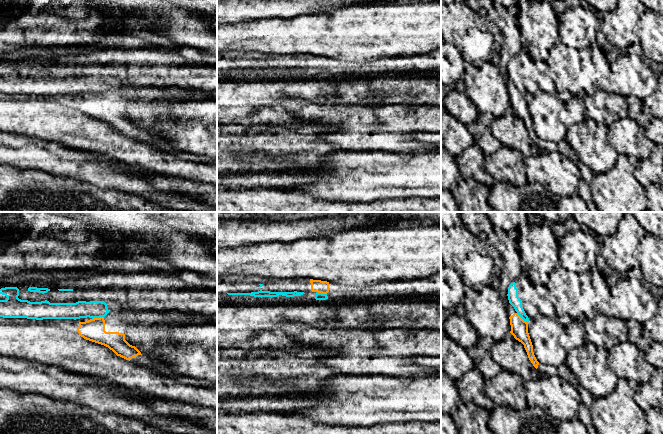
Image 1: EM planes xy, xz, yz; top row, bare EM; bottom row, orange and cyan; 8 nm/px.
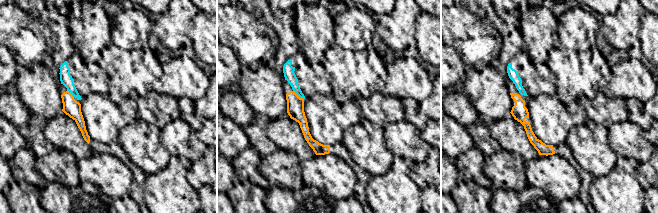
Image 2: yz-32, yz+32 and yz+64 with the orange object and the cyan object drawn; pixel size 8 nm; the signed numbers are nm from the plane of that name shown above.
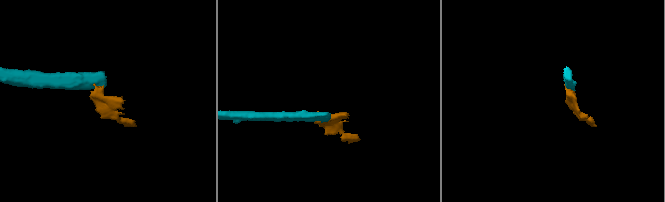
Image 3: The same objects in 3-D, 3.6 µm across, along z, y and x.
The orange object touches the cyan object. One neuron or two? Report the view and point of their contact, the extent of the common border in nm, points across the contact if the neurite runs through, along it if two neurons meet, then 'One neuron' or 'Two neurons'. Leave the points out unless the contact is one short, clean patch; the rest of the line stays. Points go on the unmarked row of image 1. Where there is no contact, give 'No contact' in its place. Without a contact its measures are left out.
Touches orange at xy (97, 94). Shared border 100 nm. Boundary: xy (103, 92), (92, 95). Two neurons

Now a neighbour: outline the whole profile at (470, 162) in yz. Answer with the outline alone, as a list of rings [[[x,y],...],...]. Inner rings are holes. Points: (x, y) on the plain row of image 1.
[[[474,144],[458,156],[456,162],[463,176],[472,177],[478,183],[491,188],[495,181],[484,169],[484,156],[483,151]]]

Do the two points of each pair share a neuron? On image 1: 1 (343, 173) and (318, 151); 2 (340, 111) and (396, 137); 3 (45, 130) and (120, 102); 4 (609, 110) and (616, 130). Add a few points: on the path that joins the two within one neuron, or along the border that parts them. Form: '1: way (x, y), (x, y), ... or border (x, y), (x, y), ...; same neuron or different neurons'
1: border (342, 149), (332, 151), (323, 164), (305, 169); different neurons
2: way (354, 113), (371, 128), (382, 128); same neuron
3: way (64, 126), (68, 126), (82, 111), (101, 111); same neuron
4: border (627, 116), (613, 121), (608, 126); different neurons

